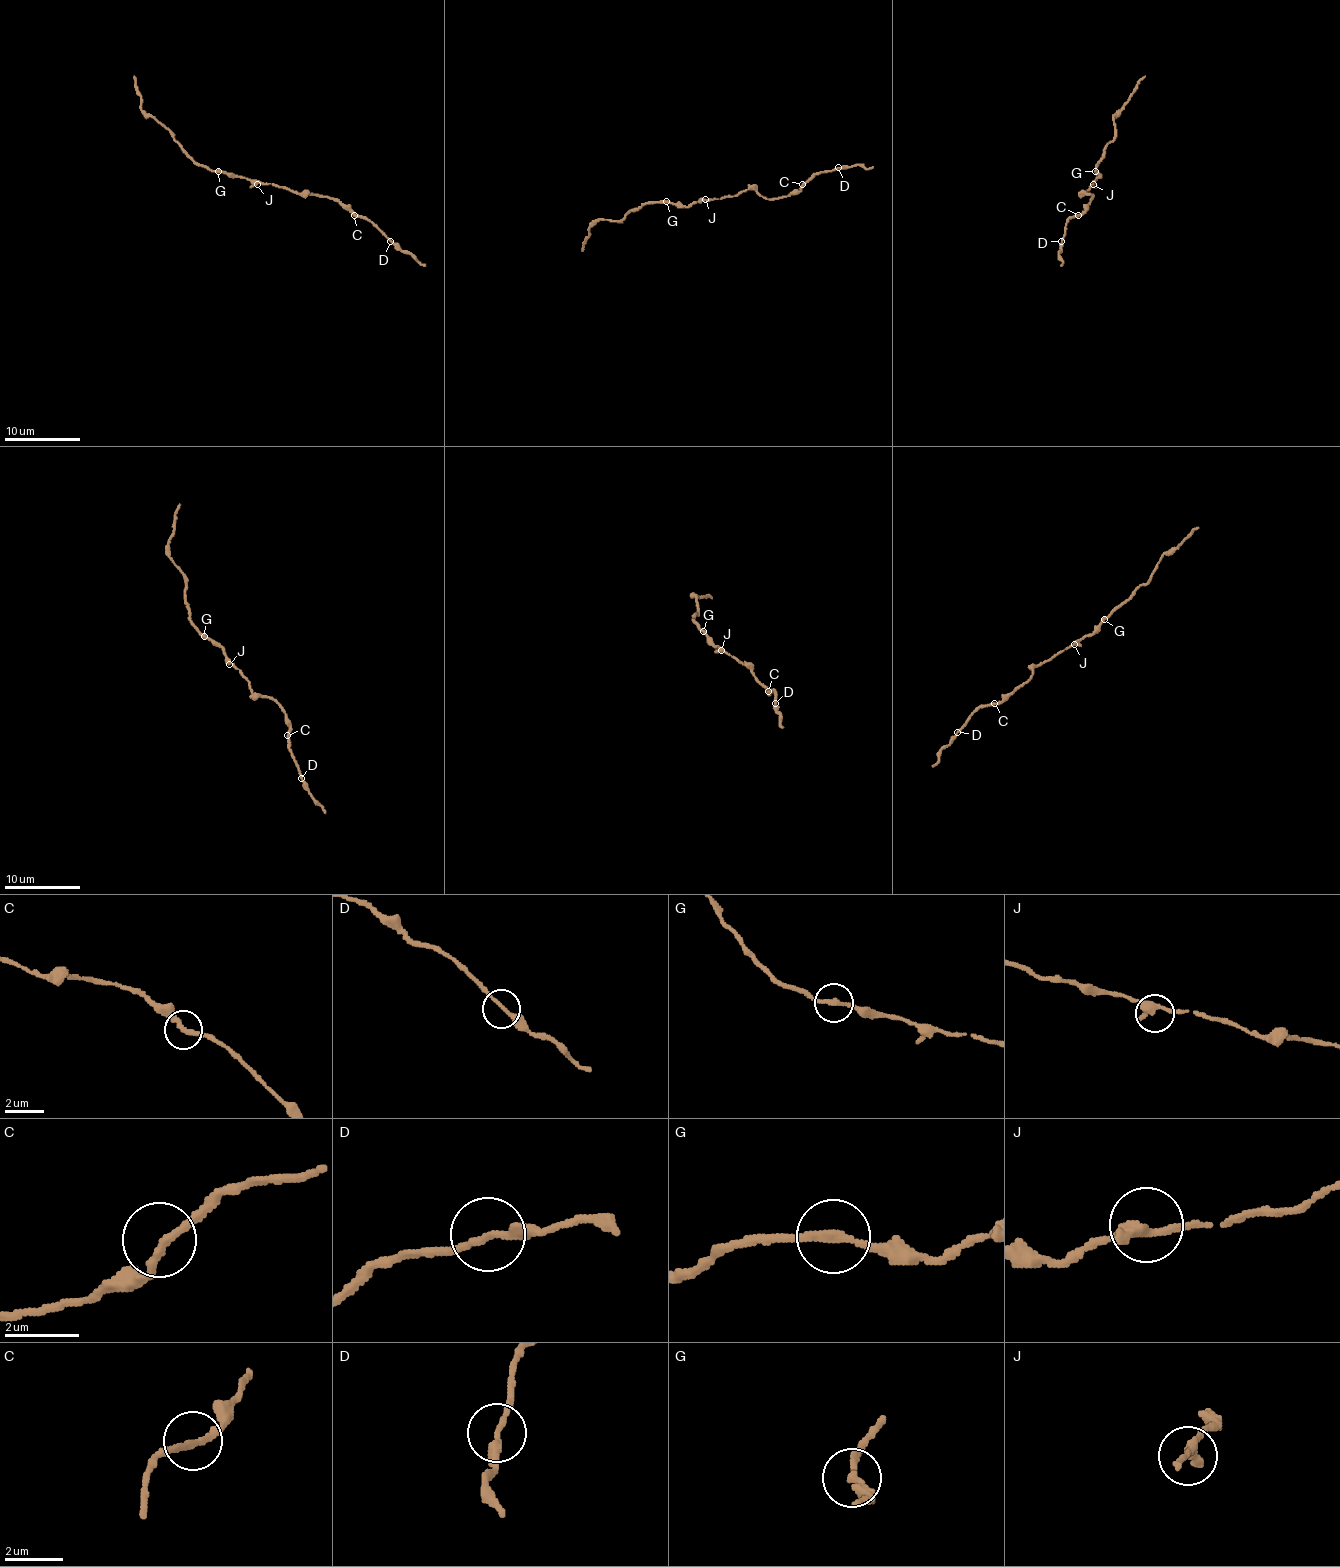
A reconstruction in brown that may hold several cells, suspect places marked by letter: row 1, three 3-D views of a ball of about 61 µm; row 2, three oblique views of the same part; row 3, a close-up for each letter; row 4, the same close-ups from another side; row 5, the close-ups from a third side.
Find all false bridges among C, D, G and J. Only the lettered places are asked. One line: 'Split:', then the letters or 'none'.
Split: G

